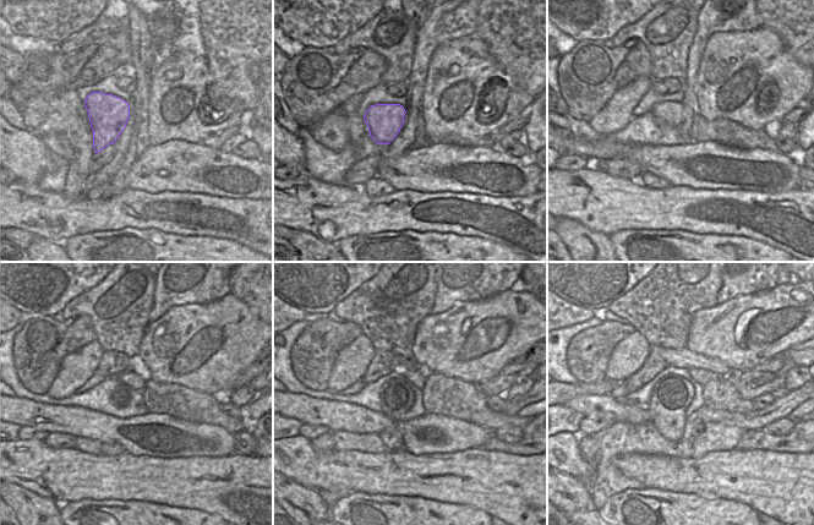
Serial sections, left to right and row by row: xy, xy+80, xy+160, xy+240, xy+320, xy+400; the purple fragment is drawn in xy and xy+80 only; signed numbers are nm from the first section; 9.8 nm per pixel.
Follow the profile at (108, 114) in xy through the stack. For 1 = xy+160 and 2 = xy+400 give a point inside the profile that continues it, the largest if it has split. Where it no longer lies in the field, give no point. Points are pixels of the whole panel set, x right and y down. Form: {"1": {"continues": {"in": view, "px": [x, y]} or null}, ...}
{"1": {"continues": {"in": "xy+160", "px": [670, 113]}}, "2": {"continues": {"in": "xy+400", "px": [701, 376]}}}

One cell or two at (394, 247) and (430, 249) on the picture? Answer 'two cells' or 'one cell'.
one cell

